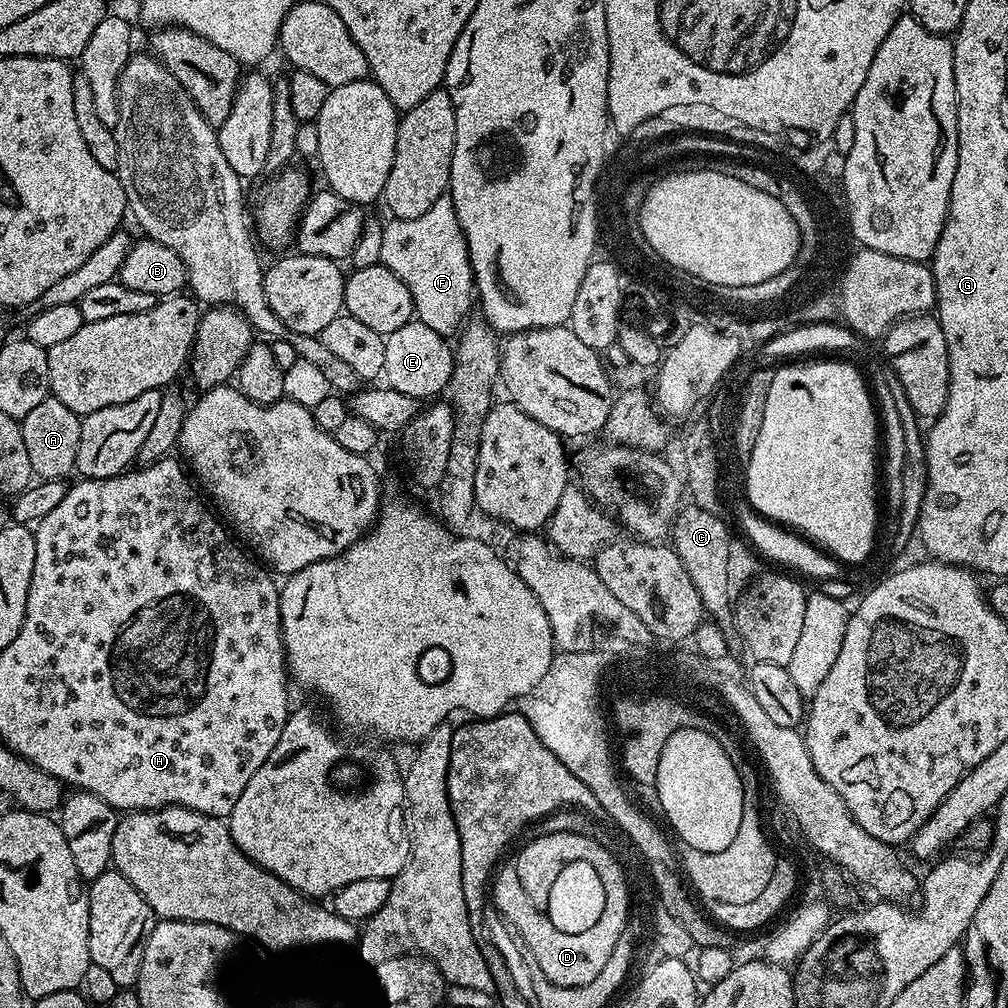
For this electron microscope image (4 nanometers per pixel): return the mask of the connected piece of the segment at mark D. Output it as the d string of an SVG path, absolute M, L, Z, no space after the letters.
M608 860L597 863L602 878L602 888L606 894L602 918L598 918L598 922L594 922L590 930L582 930L582 934L566 934L558 930L554 922L550 922L545 909L534 906L534 902L526 898L526 890L522 888L522 882L518 882L515 867L503 868L501 867L495 873L490 884L490 900L495 911L499 912L501 917L511 925L524 944L530 946L530 954L534 954L534 962L538 962L542 974L546 974L550 982L567 988L586 986L610 960L610 954L613 954L612 945L624 927L625 886L621 873L612 868Z

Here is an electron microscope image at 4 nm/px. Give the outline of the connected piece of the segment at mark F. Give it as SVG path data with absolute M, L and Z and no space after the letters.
M451 195L438 198L438 202L419 218L389 221L384 224L380 263L398 274L410 290L414 316L419 323L446 338L455 337L469 319L472 304L474 308L474 281L468 243Z

